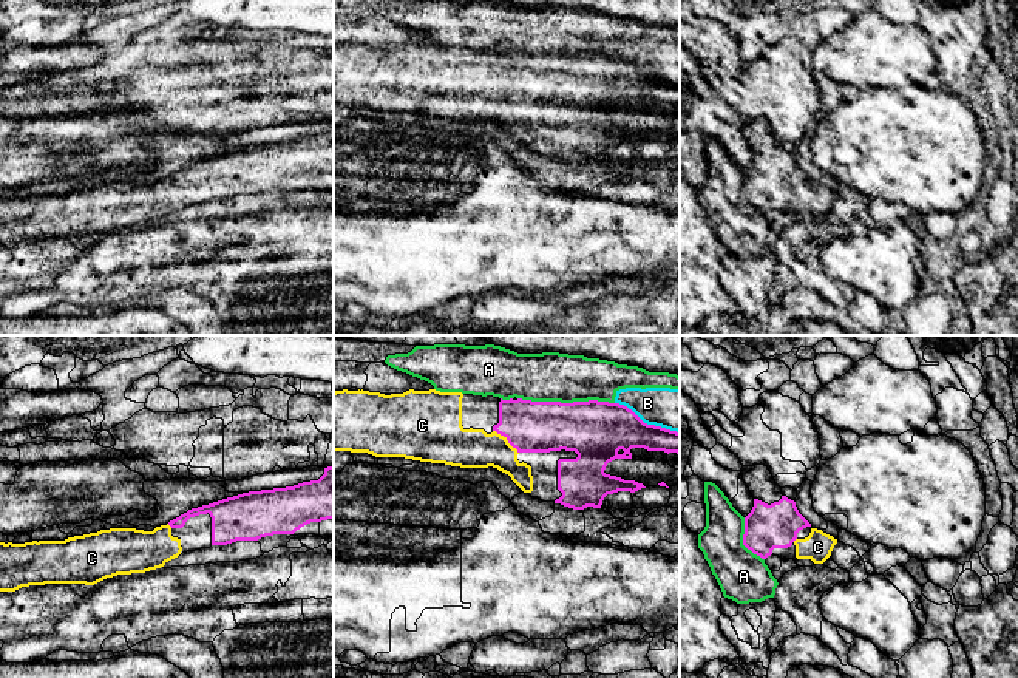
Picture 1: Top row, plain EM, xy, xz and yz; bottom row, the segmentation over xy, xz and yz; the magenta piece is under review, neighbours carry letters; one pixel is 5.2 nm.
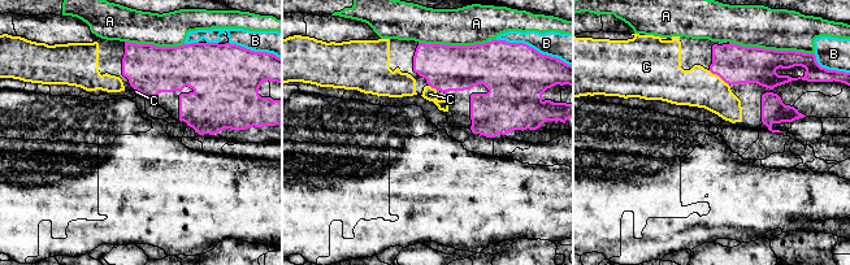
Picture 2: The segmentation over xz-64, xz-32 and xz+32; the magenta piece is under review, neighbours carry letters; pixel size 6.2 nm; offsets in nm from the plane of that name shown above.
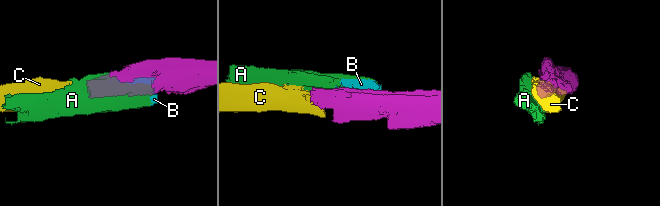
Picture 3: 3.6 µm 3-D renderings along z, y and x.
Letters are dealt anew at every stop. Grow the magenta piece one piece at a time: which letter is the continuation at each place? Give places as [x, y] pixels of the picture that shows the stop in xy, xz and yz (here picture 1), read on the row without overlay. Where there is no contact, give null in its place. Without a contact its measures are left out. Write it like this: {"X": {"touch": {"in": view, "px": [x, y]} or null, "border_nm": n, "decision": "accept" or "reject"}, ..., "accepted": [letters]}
{"A": {"touch": {"in": "xz", "px": [566, 57]}, "border_nm": 500, "decision": "reject"}, "B": {"touch": {"in": "xz", "px": [646, 77]}, "border_nm": 380, "decision": "reject"}, "C": {"touch": {"in": "xz", "px": [507, 93]}, "border_nm": 180, "decision": "accept"}, "accepted": ["C"]}

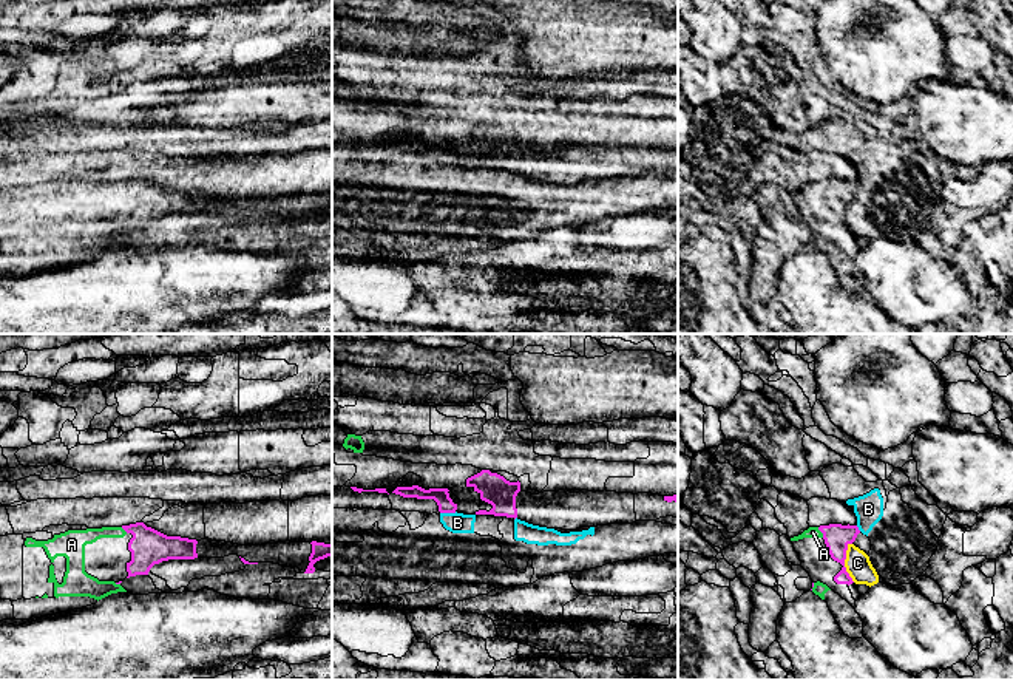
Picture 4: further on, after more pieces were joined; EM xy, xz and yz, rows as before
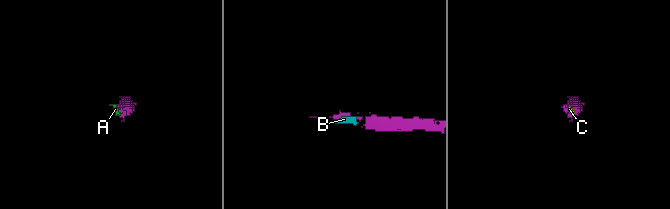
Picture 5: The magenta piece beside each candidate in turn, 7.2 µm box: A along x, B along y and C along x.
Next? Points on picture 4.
{"A": {"touch": {"in": "yz", "px": [820, 184]}, "border_nm": 70, "decision": "accept"}, "B": {"touch": {"in": "xz", "px": [448, 166]}, "border_nm": 90, "decision": "reject"}, "C": {"touch": {"in": "yz", "px": [843, 217]}, "border_nm": 220, "decision": "reject"}, "accepted": ["A"]}

